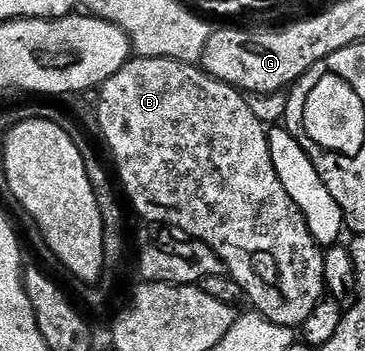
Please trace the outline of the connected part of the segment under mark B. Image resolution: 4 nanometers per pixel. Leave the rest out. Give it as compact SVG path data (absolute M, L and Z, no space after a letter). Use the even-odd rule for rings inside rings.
M138 56L127 60L123 68L116 70L116 74L112 74L112 78L108 78L100 86L96 115L98 115L98 128L102 131L102 136L106 139L111 154L114 155L115 166L118 167L119 177L117 176L117 179L120 181L121 191L122 188L126 191L131 206L146 219L146 222L154 226L165 226L170 230L179 228L180 231L187 232L187 234L182 234L209 246L214 255L218 257L221 267L223 269L226 267L230 271L229 279L241 286L243 297L254 303L253 311L257 315L263 316L265 320L270 320L272 323L280 325L281 328L293 329L296 322L308 318L308 314L312 314L312 310L316 310L316 306L324 298L326 292L323 249L312 238L302 215L298 213L298 208L292 202L292 198L288 198L288 190L284 190L284 182L280 182L280 178L272 166L270 137L267 129L258 121L256 114L252 114L250 100L243 93L219 80L211 79L206 72L202 71L201 67L193 64L181 64L178 60Z

